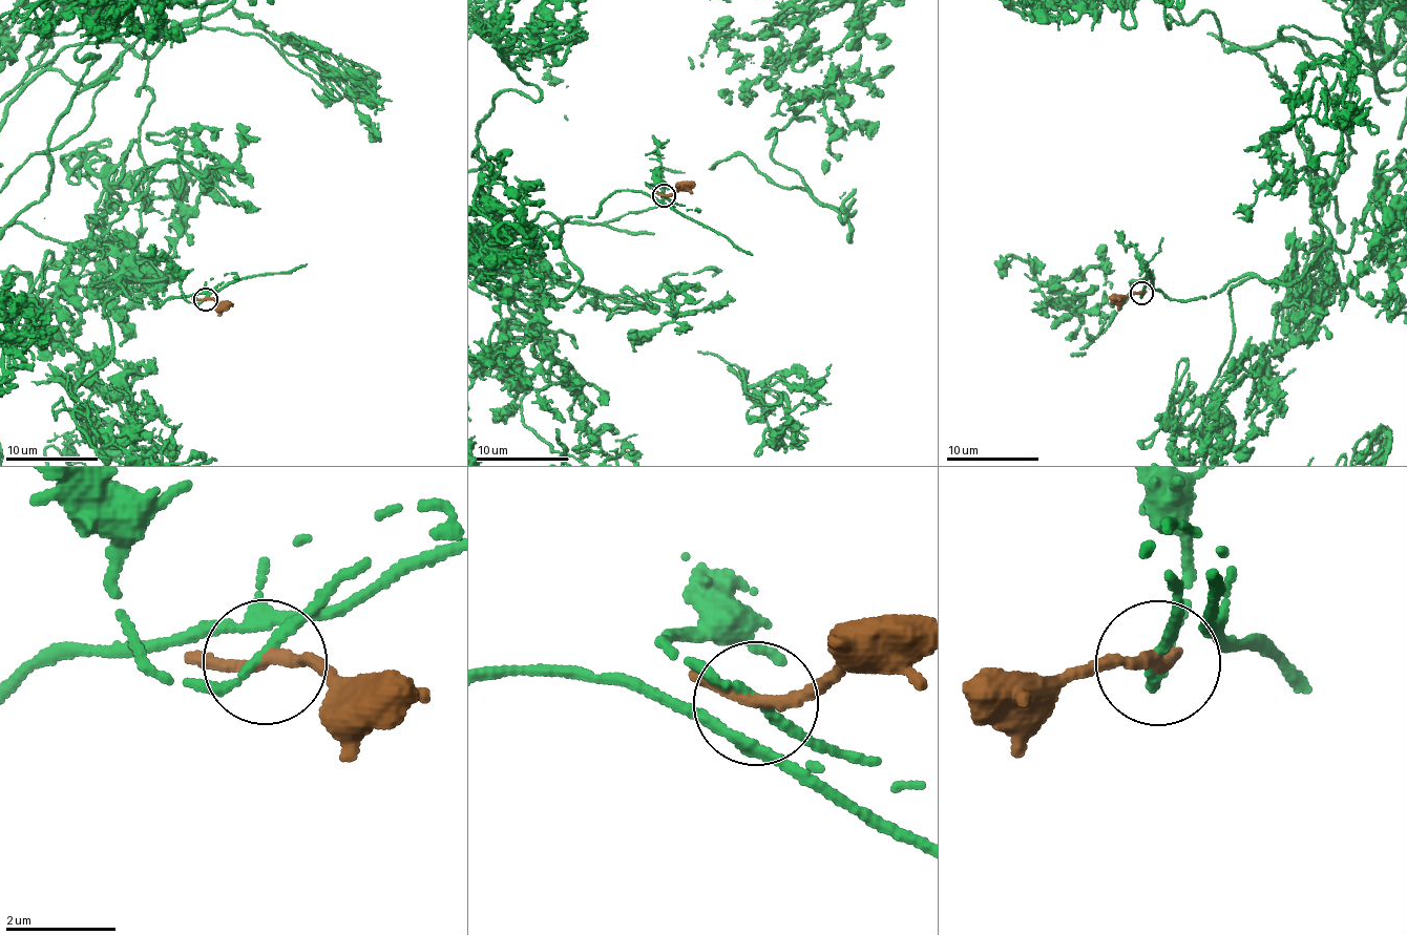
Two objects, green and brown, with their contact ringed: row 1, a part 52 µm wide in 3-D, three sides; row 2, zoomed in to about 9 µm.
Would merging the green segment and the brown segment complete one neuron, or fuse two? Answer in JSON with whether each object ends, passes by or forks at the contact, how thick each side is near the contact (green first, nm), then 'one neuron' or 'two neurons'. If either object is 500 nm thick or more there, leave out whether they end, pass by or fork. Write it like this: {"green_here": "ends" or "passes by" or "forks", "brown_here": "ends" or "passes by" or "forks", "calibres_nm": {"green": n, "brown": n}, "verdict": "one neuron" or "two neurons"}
{"green_here": "forks", "brown_here": "passes by", "calibres_nm": {"green": 120, "brown": 200}, "verdict": "two neurons"}

